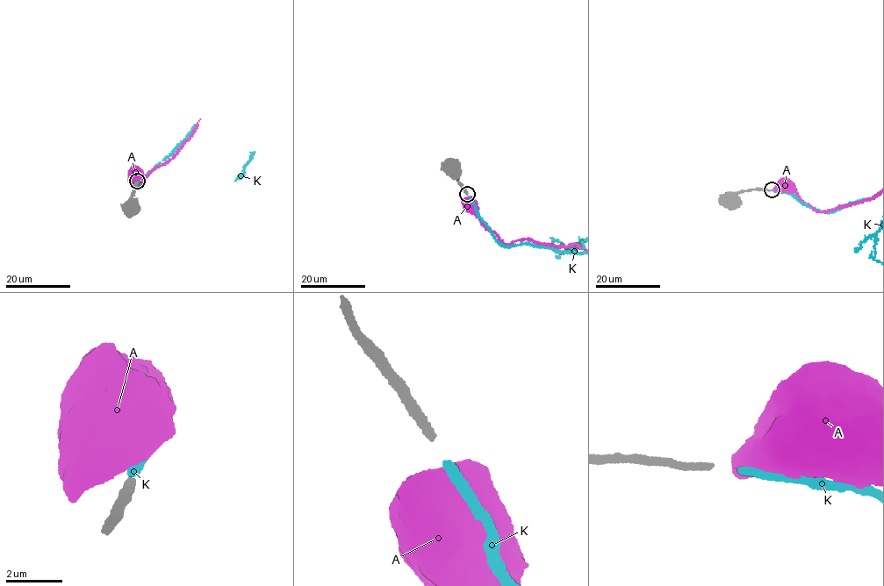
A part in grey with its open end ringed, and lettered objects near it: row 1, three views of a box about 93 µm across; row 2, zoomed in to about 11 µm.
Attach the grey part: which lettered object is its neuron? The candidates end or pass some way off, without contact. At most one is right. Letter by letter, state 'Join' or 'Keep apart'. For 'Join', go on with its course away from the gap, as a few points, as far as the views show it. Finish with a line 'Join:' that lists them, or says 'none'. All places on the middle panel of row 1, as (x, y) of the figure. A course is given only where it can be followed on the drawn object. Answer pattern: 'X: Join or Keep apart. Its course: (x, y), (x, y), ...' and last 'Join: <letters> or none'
A: Keep apart
K: Join
Join: K

